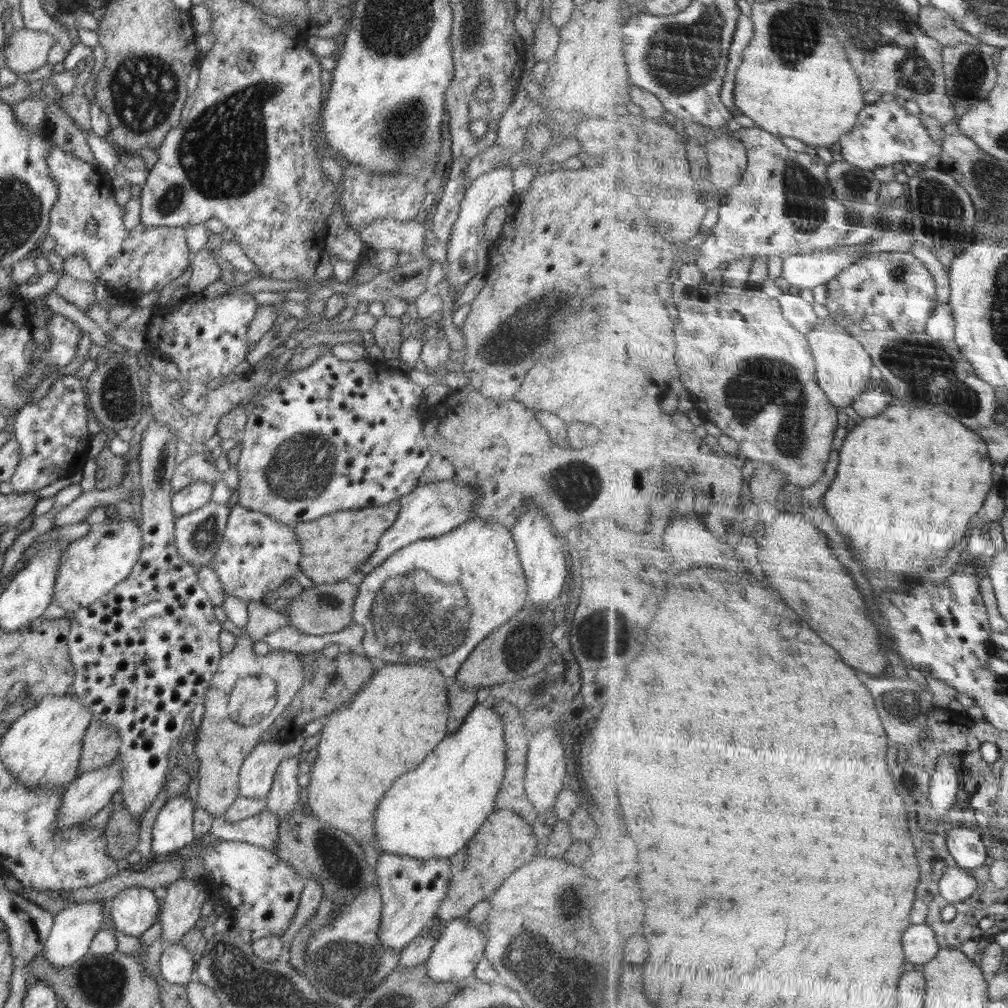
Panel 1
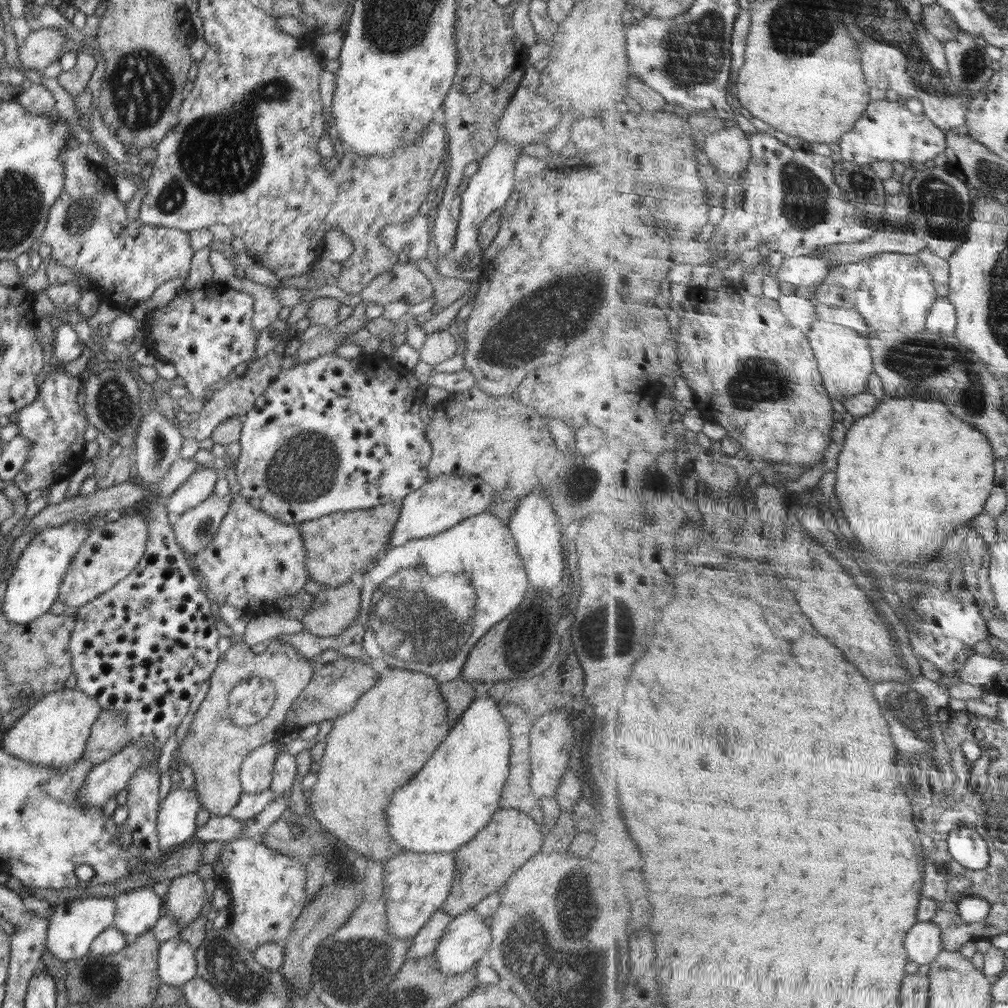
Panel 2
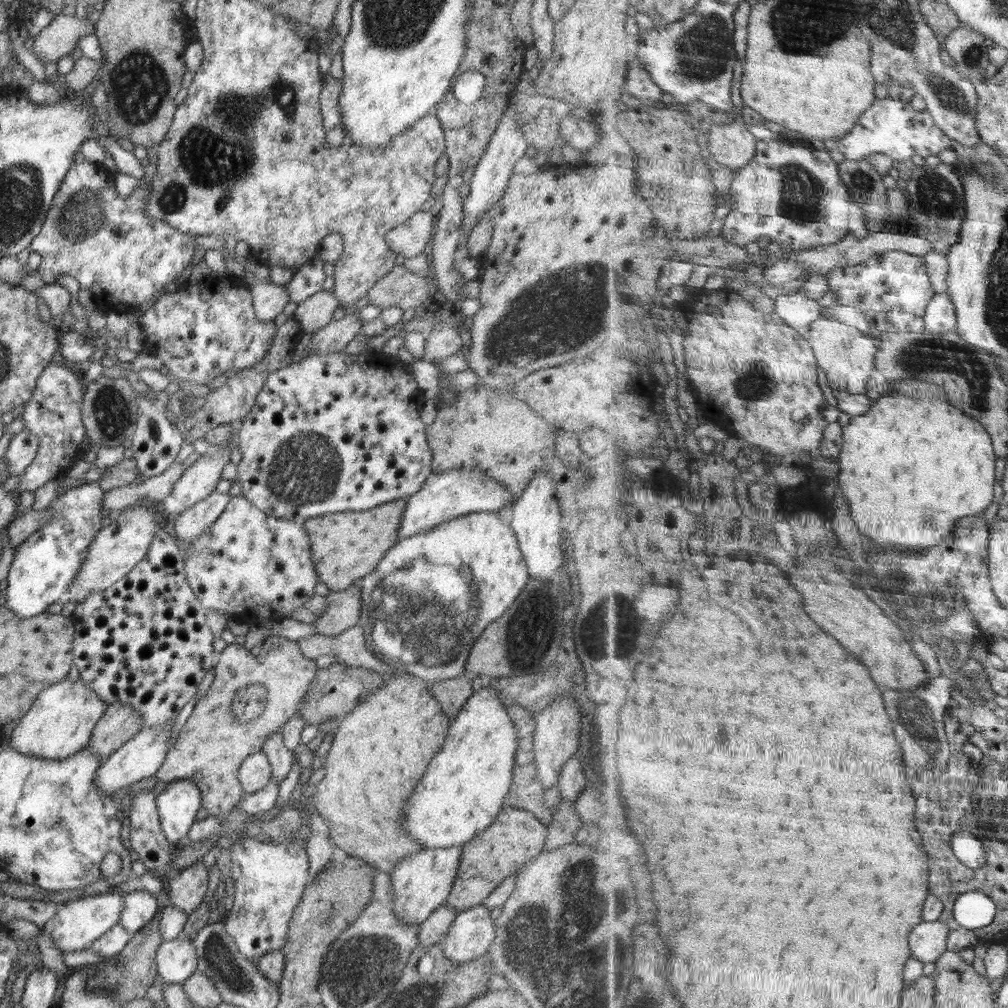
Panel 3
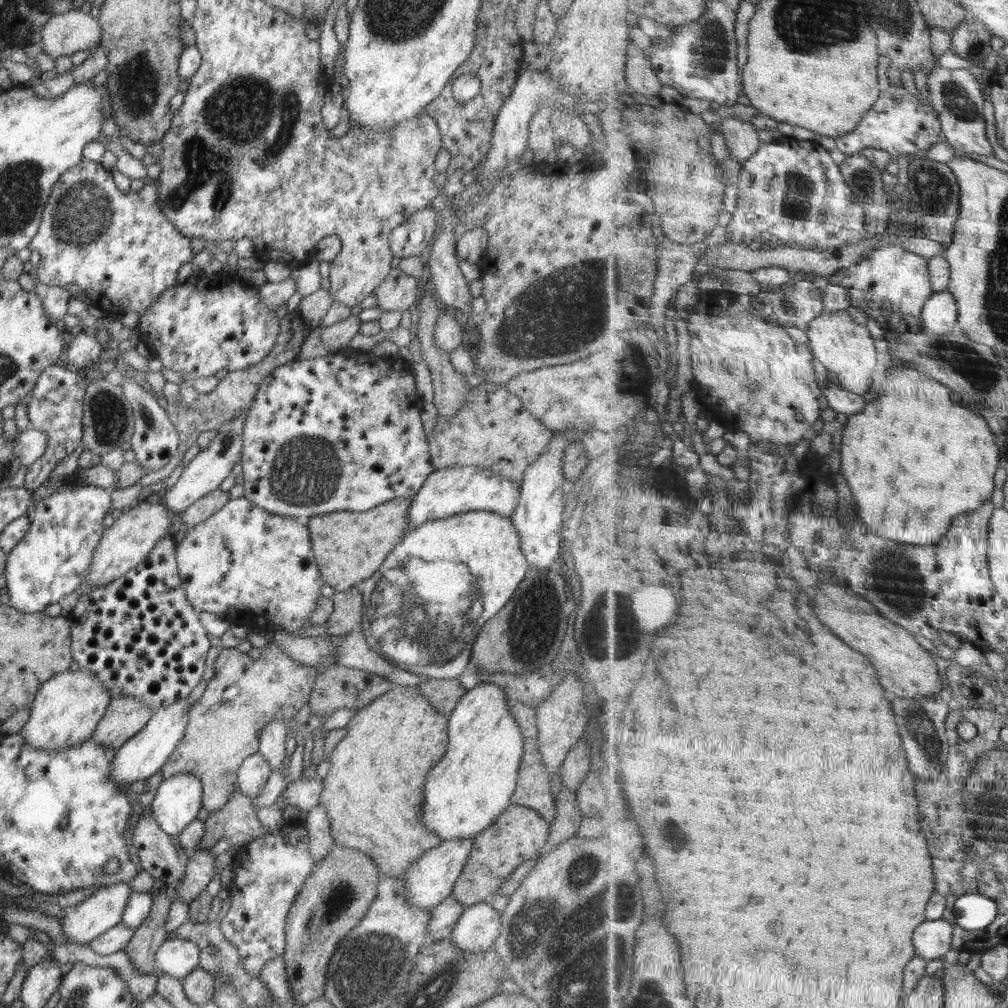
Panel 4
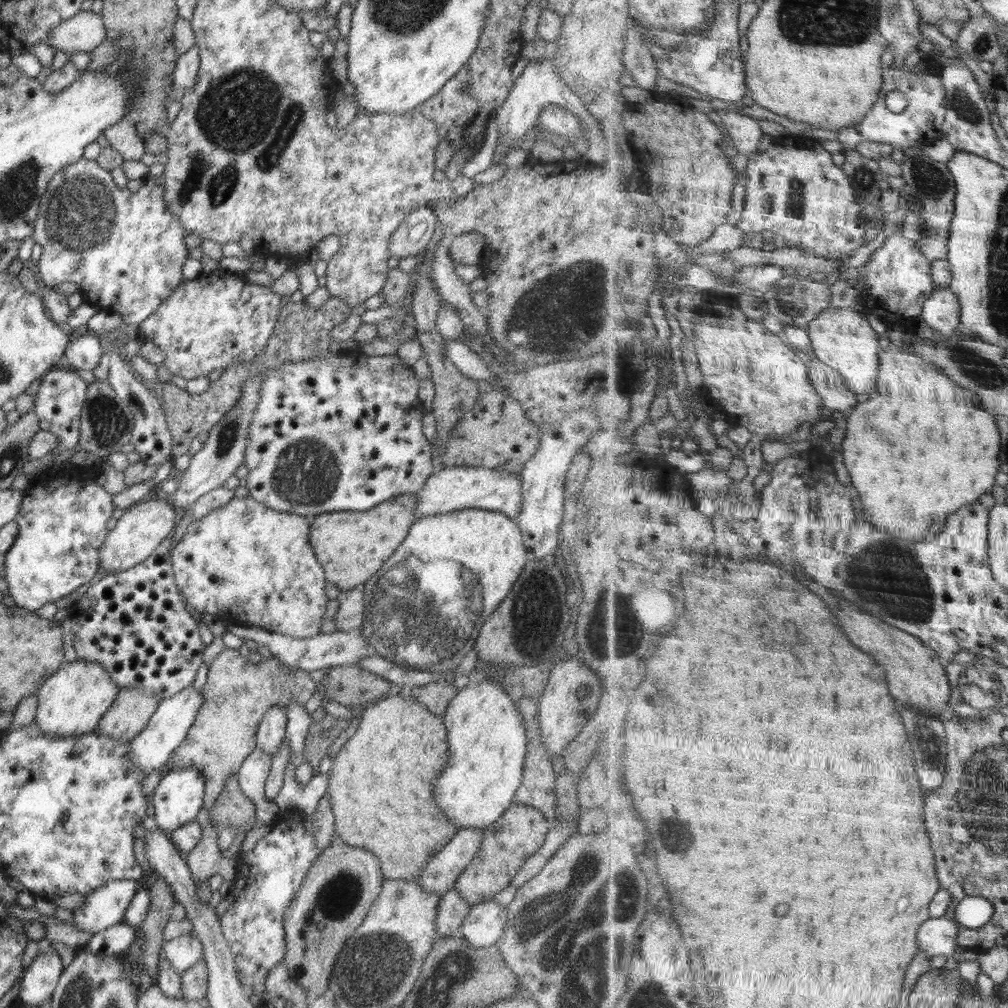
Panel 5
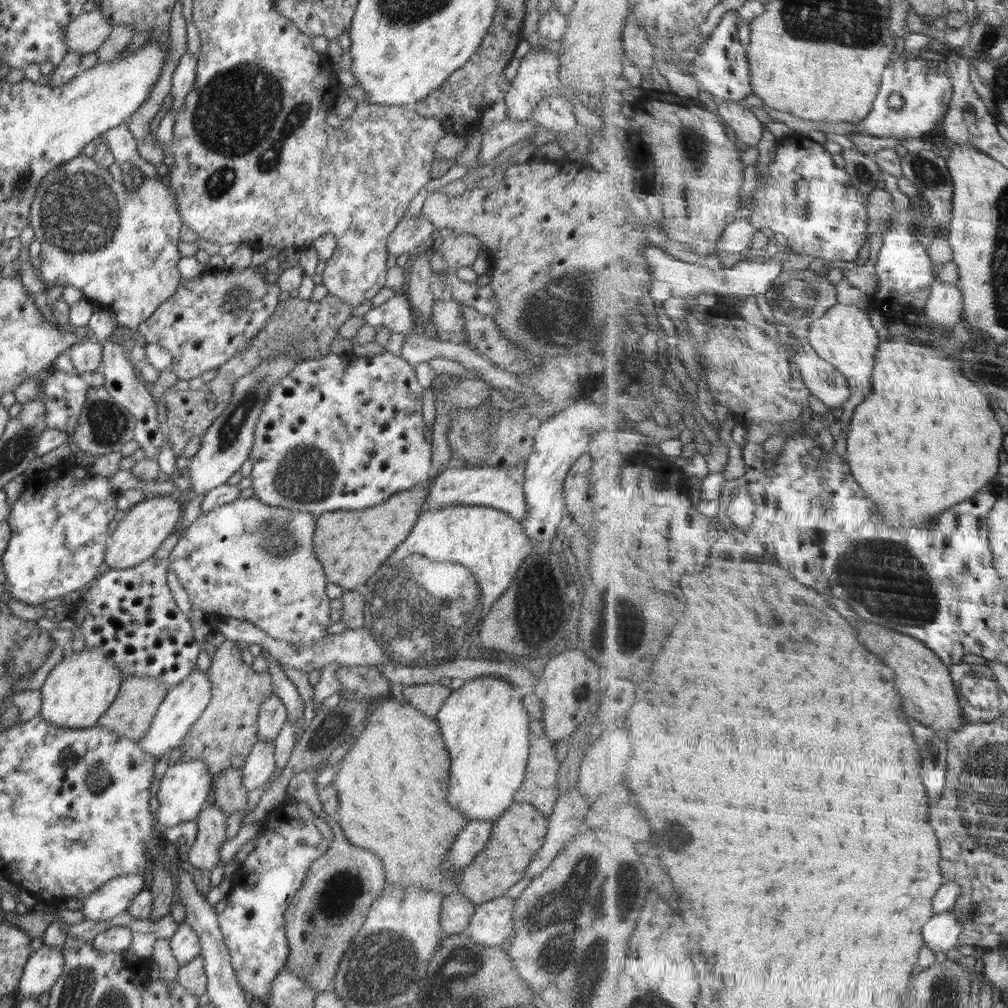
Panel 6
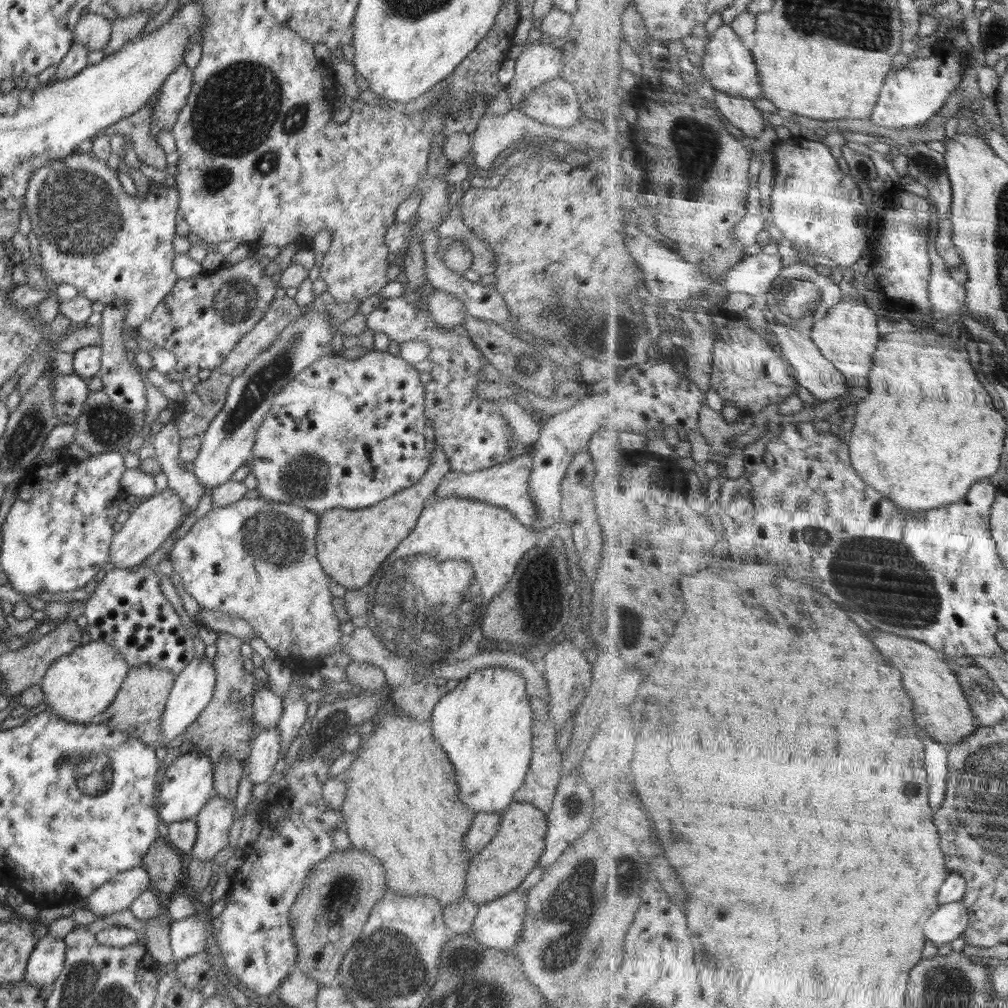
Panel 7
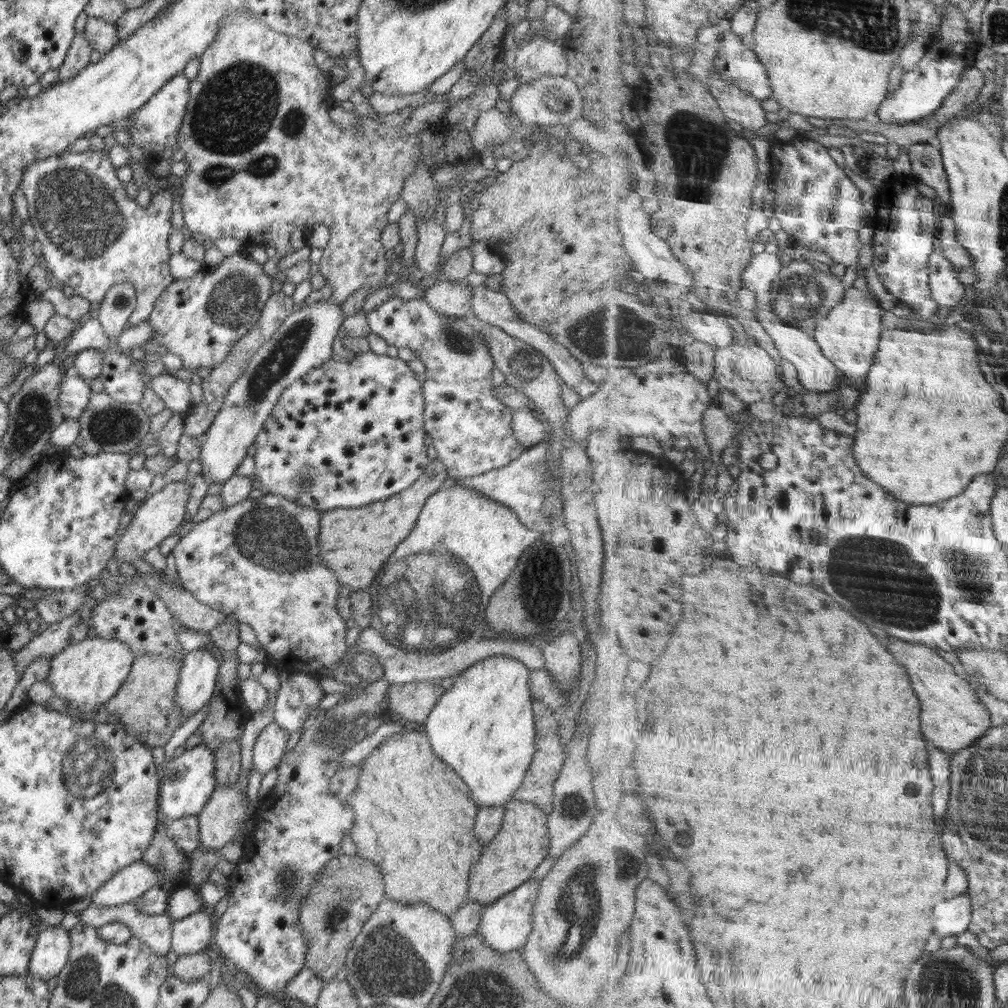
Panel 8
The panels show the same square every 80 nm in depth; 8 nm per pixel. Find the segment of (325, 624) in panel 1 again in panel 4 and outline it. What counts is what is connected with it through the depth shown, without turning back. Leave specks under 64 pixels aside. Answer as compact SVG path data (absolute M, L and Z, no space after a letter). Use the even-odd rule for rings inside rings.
M358 586L347 591L335 591L332 600L334 611L328 618L325 633L327 635L348 634L358 624L362 623L365 614L363 594Z

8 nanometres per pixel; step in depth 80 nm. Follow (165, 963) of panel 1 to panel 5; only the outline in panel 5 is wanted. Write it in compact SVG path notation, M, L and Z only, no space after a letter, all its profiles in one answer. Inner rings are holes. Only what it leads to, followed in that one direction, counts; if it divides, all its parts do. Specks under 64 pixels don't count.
M182 935L165 941L162 956L176 969L178 976L203 958L201 942L194 935Z

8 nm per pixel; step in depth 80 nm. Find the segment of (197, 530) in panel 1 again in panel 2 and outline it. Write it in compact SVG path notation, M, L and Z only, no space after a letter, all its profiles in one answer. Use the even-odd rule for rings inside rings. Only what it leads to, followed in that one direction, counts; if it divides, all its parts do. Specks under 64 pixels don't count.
M212 494L202 504L198 504L196 508L188 510L184 515L170 514L170 524L172 525L175 539L189 558L205 549L209 540L215 536L220 523L224 520L224 516L228 514L231 497L232 495L230 494L224 497Z

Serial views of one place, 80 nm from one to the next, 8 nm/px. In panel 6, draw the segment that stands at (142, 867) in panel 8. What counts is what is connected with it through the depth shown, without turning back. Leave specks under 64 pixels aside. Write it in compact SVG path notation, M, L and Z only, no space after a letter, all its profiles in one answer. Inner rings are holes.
M126 874L108 880L83 899L81 914L84 914L84 921L108 922L120 916L143 888L144 878L141 874Z

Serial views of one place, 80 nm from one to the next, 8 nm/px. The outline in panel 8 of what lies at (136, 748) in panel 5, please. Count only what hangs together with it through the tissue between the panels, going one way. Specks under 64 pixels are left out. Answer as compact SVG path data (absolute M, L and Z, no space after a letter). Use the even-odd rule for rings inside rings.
M201 647L186 654L182 663L175 698L181 724L210 701L219 677L218 660Z

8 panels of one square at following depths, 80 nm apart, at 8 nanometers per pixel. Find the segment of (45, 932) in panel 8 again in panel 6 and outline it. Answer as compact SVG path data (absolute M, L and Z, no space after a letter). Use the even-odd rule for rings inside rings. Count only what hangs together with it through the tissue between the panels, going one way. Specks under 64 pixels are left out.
M42 945L24 965L17 991L38 998L50 991L63 971L63 954L52 945Z

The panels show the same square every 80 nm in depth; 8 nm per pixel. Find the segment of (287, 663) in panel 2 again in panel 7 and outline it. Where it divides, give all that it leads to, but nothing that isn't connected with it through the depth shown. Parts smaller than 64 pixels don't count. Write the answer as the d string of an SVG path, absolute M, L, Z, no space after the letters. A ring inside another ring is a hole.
M218 632L218 654L212 660L216 673L215 691L206 708L187 728L184 738L192 742L192 750L209 756L212 764L223 756L231 756L241 763L251 753L251 744L256 738L256 734L253 734L255 716L252 695L254 691L266 687L266 684L244 670L241 644L242 640L237 636Z

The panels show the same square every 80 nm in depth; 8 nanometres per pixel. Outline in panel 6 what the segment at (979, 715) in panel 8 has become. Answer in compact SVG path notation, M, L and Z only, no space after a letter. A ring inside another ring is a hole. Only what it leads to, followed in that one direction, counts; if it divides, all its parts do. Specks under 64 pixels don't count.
M866 620L860 622L860 640L870 644L872 652L876 652L886 664L896 668L896 684L900 684L900 694L908 704L908 714L918 722L933 728L947 739L946 734L953 730L960 730L960 726L968 723L965 720L965 710L960 706L960 699L952 672L940 655L930 648L923 640L896 630L882 628L878 624L870 624Z

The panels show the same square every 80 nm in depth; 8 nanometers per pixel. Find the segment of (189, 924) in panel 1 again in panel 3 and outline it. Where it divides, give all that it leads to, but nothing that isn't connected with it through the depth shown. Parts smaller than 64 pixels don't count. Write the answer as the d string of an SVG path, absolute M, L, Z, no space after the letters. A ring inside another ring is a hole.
M203 863L192 864L188 868L174 874L168 881L170 886L165 901L190 916L206 896L209 883L209 870Z

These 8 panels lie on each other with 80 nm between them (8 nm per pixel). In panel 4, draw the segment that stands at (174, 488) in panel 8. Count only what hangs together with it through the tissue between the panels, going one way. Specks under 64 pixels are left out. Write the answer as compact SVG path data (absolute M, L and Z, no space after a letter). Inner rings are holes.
M148 500L139 503L135 508L124 510L112 526L104 529L102 538L94 551L92 564L83 584L79 586L83 593L108 584L112 579L122 576L131 568L138 566L155 547L155 544L169 534L171 519L168 509L162 500Z

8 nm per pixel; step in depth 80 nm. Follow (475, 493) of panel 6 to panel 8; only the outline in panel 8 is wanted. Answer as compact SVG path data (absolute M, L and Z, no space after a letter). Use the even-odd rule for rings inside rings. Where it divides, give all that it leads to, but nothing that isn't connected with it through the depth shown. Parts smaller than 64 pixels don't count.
M548 440L541 441L538 445L531 447L530 449L524 450L516 460L510 462L502 468L496 468L485 472L484 474L479 474L478 476L467 476L466 478L452 478L448 480L445 484L448 486L452 485L468 485L470 488L476 489L480 494L485 497L496 501L498 504L510 508L514 514L516 514L519 522L522 523L526 528L536 532L542 533L552 533L556 528L560 526L565 526L564 516L562 516L562 495L560 488L556 481L551 481L547 474L549 474L549 466L547 465L547 455L548 455Z

